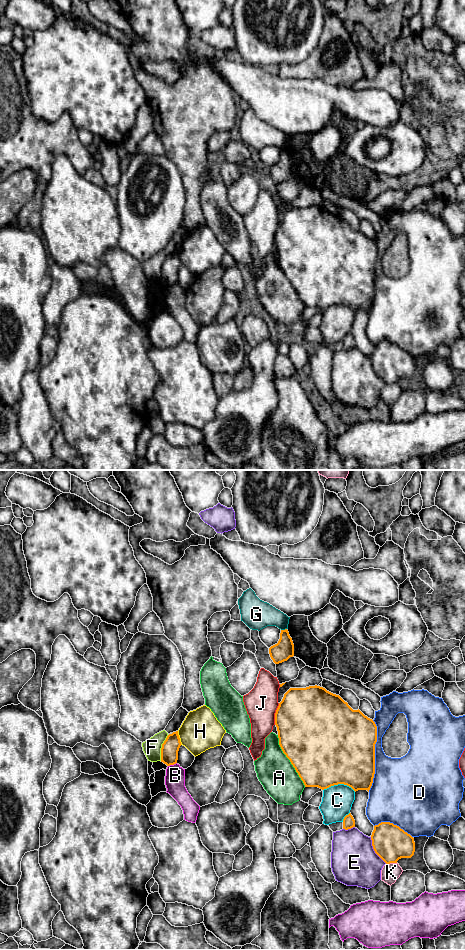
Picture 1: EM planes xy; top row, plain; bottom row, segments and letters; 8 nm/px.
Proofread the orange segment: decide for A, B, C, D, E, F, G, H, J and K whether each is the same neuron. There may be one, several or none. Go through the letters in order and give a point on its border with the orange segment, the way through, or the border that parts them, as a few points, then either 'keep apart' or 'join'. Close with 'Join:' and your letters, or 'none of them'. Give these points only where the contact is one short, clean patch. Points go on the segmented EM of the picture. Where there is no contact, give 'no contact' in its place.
A: meets orange in xy at (290, 761); keep apart
B: meets orange in xy at (172, 764); border along xy (176, 762), (168, 766); keep apart
C: meets orange in xy at (339, 783); keep apart
D: meets orange in xy at (374, 756); keep apart
E: meets orange in xy at (374, 850); keep apart
F: meets orange in xy at (161, 748); border along xy (168, 735), (162, 744), (160, 760); keep apart
G: meets orange in xy at (283, 630); border along xy (286, 628), (281, 630); keep apart
H: meets orange in xy at (179, 738); border along xy (177, 731), (181, 744); keep apart
J: meets orange in xy at (275, 714); keep apart
K: meets orange in xy at (391, 862); keep apart
Join: none of them

